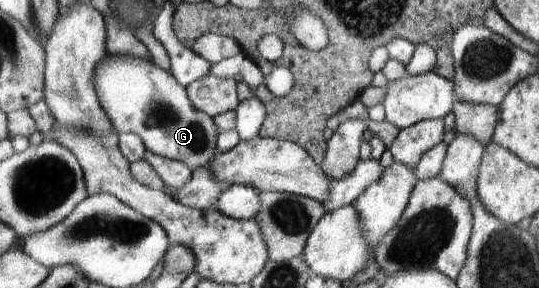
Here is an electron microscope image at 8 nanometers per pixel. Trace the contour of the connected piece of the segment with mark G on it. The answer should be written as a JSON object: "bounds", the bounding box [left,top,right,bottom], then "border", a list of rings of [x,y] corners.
{"bounds":[95,55,221,171],"border":[[[108,55],[108,58],[104,58],[104,62],[100,62],[99,70],[96,70],[95,84],[100,104],[106,110],[110,123],[116,126],[116,130],[120,133],[134,132],[140,136],[148,151],[184,162],[194,171],[211,165],[216,154],[220,154],[218,136],[220,136],[221,129],[216,124],[216,120],[210,114],[196,108],[188,95],[187,88],[178,82],[170,72],[156,66],[153,61],[148,62],[148,60],[136,58],[136,56]]]}

